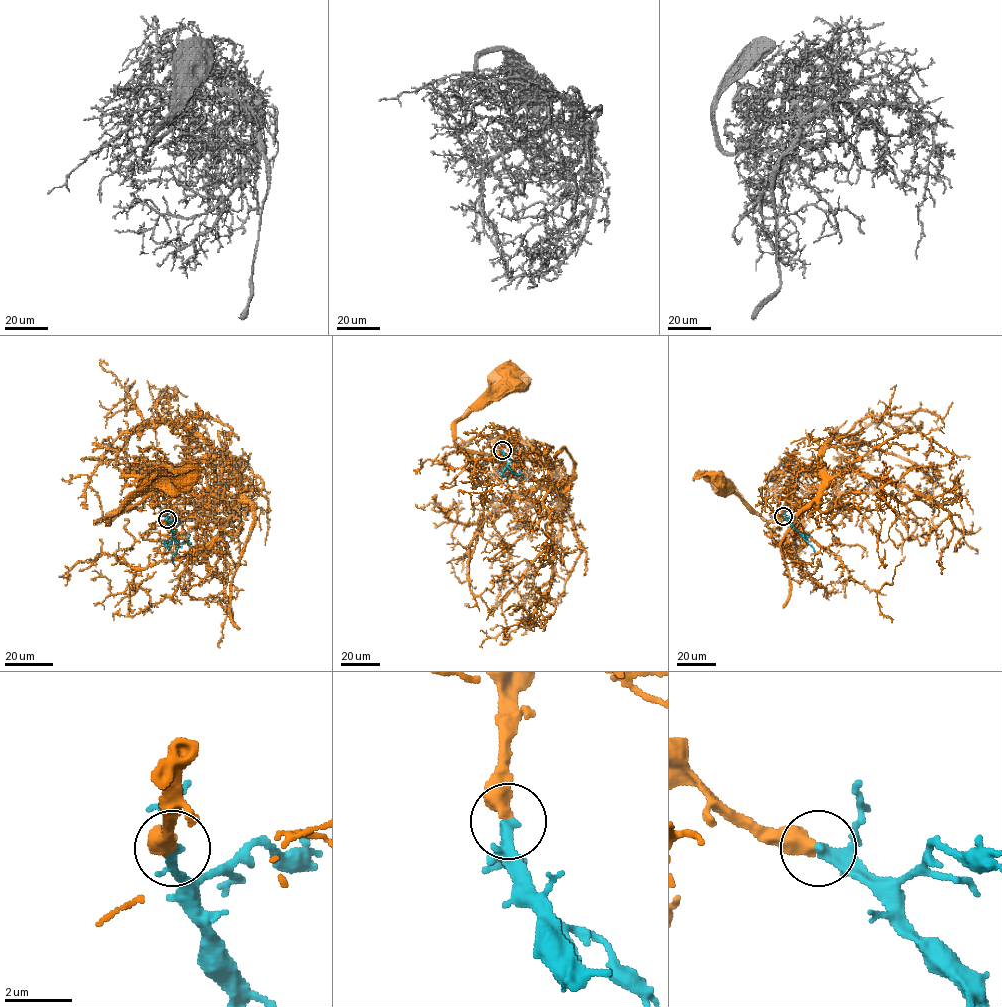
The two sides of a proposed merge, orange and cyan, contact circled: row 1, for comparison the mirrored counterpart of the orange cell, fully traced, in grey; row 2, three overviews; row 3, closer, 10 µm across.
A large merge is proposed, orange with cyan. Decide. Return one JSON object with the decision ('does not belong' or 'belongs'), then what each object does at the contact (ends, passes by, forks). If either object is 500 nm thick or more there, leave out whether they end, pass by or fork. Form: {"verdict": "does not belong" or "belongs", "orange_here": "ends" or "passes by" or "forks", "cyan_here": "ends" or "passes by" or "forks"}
{"verdict": "belongs"}

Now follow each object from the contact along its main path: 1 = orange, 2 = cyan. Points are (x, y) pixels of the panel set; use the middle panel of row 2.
1: (502, 449), (507, 432), (524, 449), (523, 464), (464, 450), (455, 424), (493, 391), (519, 383)
2: (502, 449), (507, 466), (511, 470), (507, 482)

